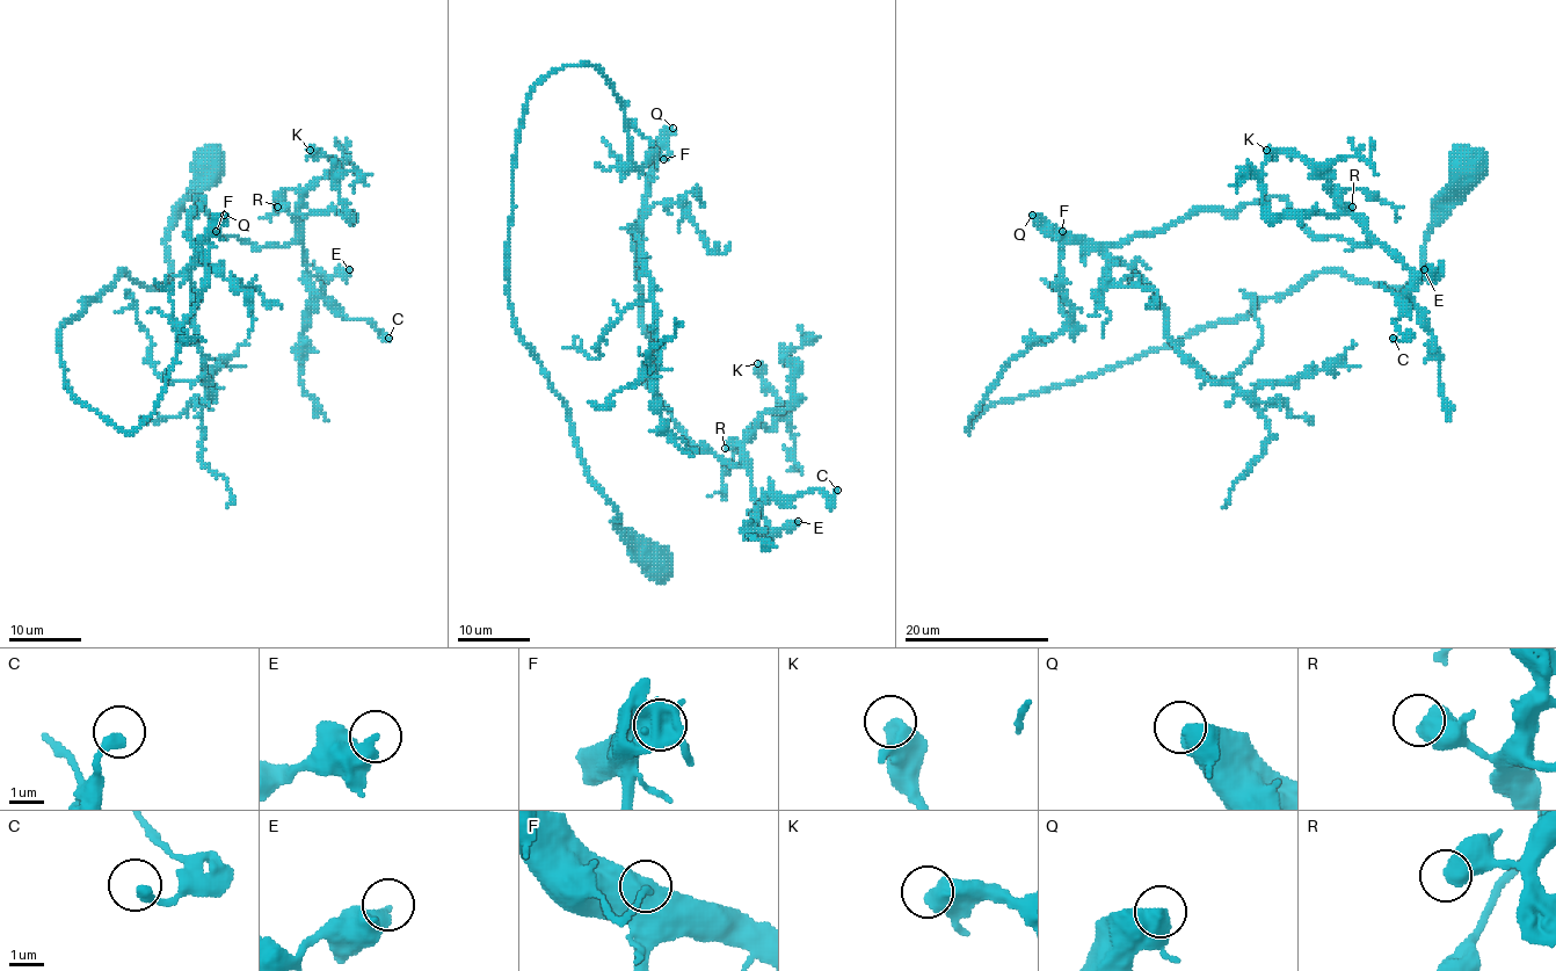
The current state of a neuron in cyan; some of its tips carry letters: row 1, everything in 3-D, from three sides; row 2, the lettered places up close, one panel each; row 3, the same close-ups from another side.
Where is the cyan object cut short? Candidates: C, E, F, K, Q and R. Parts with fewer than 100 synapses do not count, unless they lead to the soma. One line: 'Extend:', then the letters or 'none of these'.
Extend: Q

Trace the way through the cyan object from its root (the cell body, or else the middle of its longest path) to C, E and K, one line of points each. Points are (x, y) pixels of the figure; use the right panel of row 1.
C: (1467, 173), (1402, 288), (1315, 273), (968, 430), (1071, 314), (1066, 243), (1200, 210), (1382, 244), (1393, 338)
E: (1467, 173), (1402, 288), (1315, 273), (968, 430), (1071, 314), (1066, 243), (1281, 197), (1314, 237), (1424, 269)
K: (1467, 173), (1402, 288), (1315, 273), (968, 430), (1071, 314), (1066, 243), (1270, 197), (1369, 243), (1266, 150)

